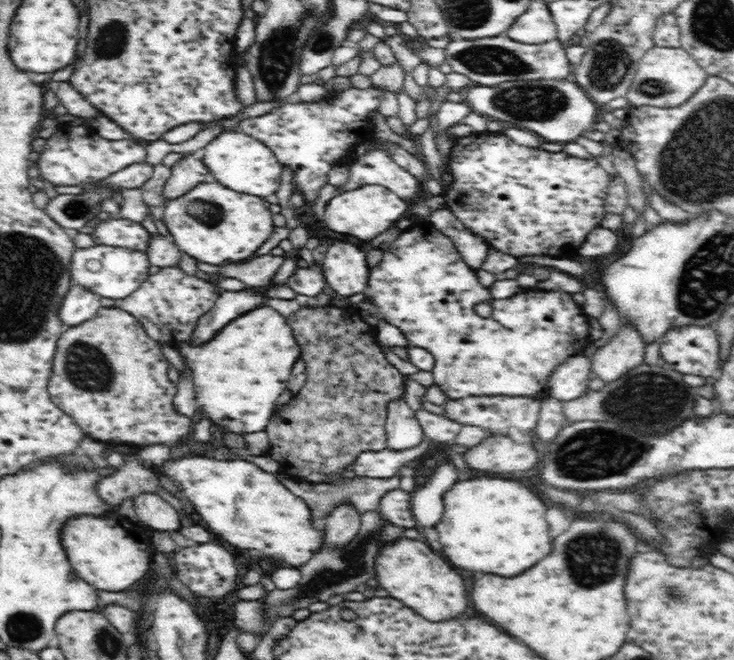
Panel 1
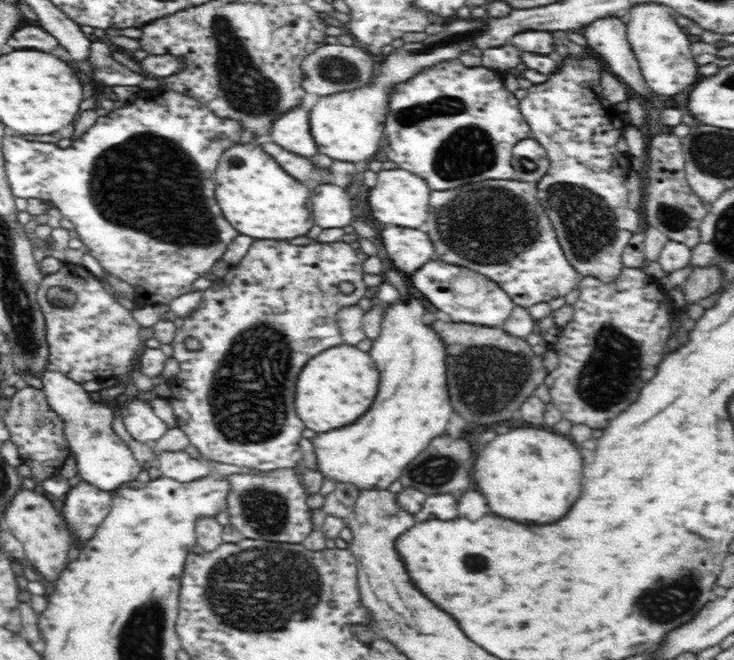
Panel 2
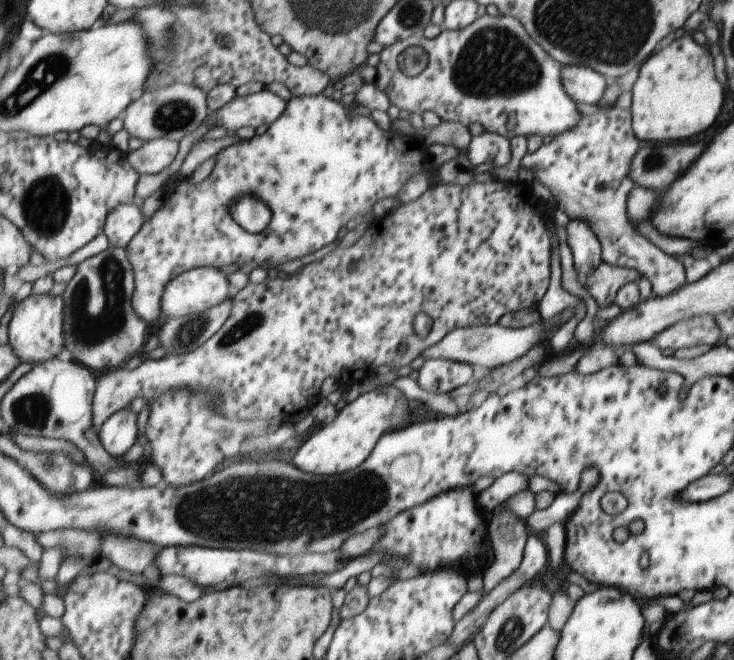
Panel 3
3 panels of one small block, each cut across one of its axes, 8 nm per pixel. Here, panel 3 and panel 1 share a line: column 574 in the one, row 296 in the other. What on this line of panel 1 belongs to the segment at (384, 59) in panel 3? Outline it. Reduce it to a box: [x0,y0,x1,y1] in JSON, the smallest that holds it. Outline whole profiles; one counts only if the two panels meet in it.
[69,244,150,300]

